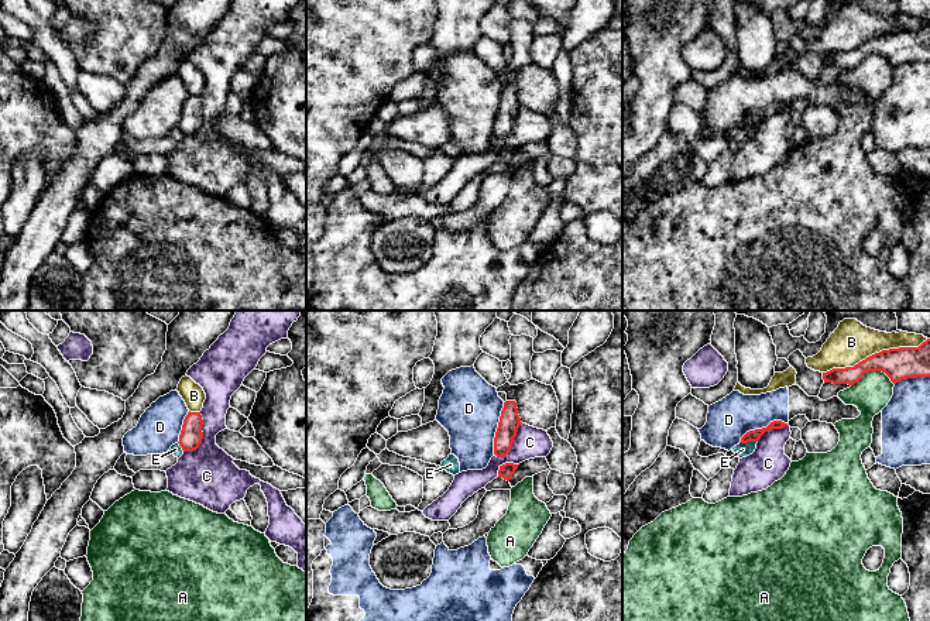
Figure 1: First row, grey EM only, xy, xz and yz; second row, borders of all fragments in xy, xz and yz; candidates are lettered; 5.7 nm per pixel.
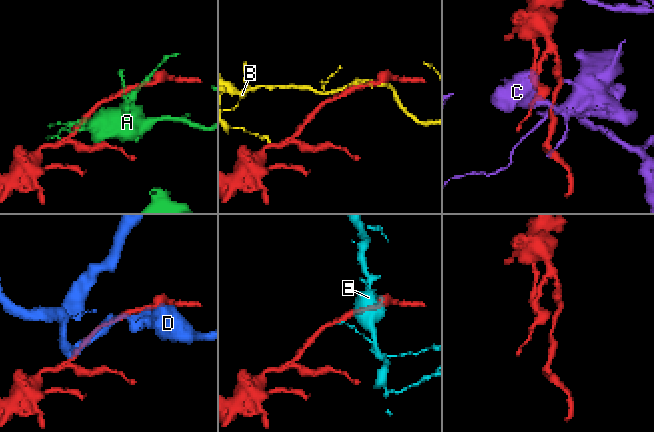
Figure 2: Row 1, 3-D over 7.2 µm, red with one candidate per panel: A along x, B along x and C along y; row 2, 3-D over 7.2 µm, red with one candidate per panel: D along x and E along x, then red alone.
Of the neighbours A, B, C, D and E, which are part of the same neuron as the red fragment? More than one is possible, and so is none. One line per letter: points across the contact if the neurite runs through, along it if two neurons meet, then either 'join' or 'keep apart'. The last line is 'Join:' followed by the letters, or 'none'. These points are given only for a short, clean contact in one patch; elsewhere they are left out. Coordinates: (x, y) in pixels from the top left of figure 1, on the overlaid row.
A: keep apart
B: keep apart
C: border xy (201, 412), (202, 442), (195, 449), (184, 452); keep apart
D: keep apart
E: border yz (757, 441), (740, 443); keep apart
Join: none

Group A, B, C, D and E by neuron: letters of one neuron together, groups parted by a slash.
A / B / C / D / E

